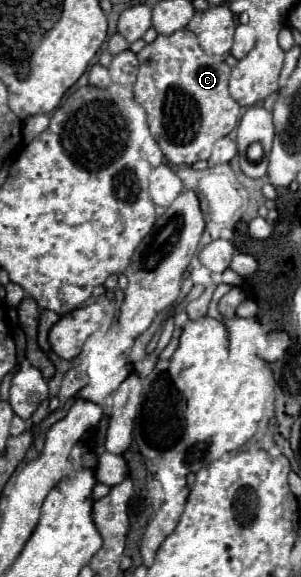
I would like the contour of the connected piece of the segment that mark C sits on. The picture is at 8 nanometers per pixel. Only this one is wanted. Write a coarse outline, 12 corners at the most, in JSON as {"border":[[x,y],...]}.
{"border":[[188,29],[138,53],[134,97],[172,165],[236,127],[228,63]]}

